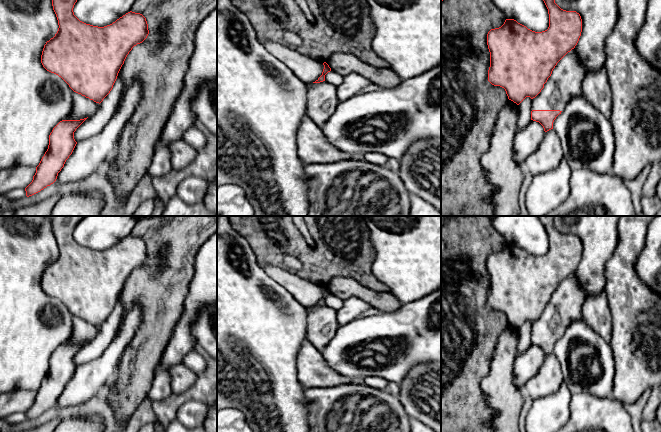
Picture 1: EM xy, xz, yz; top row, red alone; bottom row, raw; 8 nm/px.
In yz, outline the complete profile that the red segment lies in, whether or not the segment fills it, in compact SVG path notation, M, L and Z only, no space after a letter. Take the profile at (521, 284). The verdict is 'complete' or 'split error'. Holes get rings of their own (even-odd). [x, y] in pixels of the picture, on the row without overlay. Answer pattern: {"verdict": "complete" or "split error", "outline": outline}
{"verdict": "split error", "outline": "M538 216L543 223L549 238L549 251L547 254L542 256L535 256L530 253L528 253L526 250L518 247L514 243L506 243L504 248L495 253L491 253L487 258L487 269L490 276L490 291L488 294L488 305L494 309L494 310L500 310L505 313L506 318L508 320L508 323L519 329L526 321L530 321L532 323L531 325L531 344L539 346L543 352L544 352L544 361L538 371L538 373L531 378L524 389L525 394L529 395L532 399L541 398L547 395L550 395L556 391L559 390L559 387L561 383L563 382L563 376L562 376L562 370L559 361L557 360L555 354L553 353L553 346L556 343L556 341L561 338L561 336L564 334L567 327L574 321L577 321L579 319L582 319L585 321L585 323L590 326L597 334L599 334L606 342L610 342L611 335L612 335L612 318L609 313L609 306L608 301L606 298L606 295L604 291L600 291L598 294L593 294L589 297L586 296L586 293L584 291L584 288L579 284L579 282L576 279L575 276L575 270L577 269L579 262L581 260L582 256L582 243L579 237L576 235L566 235L561 233L554 224L554 216Z"}

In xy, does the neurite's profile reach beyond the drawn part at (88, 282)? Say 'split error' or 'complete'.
complete

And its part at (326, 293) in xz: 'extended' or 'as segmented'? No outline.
extended

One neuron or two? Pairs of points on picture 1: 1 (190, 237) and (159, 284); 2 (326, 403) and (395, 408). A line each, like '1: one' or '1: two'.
1: one
2: one

